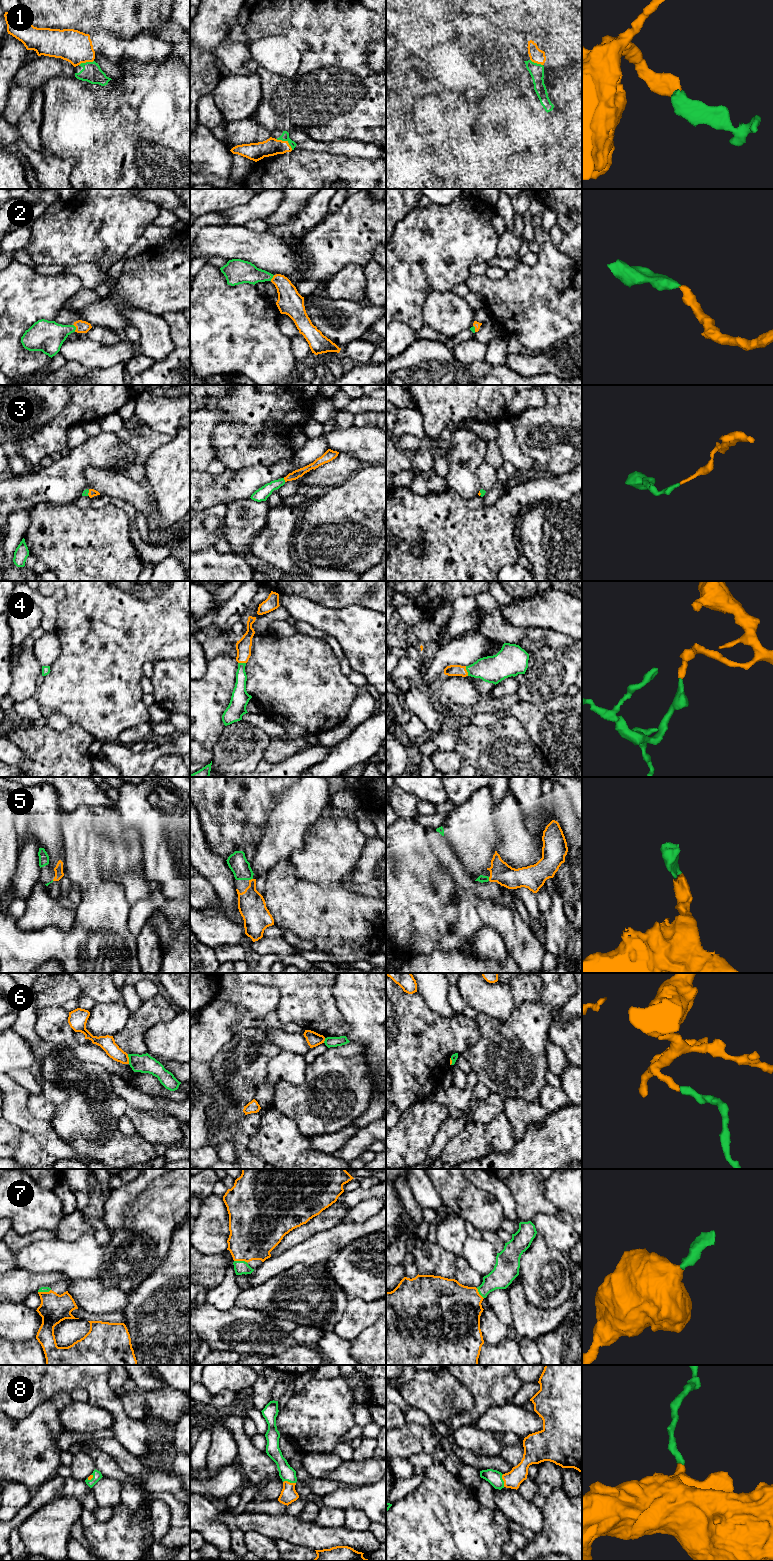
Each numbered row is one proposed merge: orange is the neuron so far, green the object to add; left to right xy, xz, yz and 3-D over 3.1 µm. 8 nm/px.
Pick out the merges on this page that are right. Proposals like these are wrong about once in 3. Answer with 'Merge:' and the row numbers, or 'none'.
Merge: 2, 3, 4, 5, 7, 8

